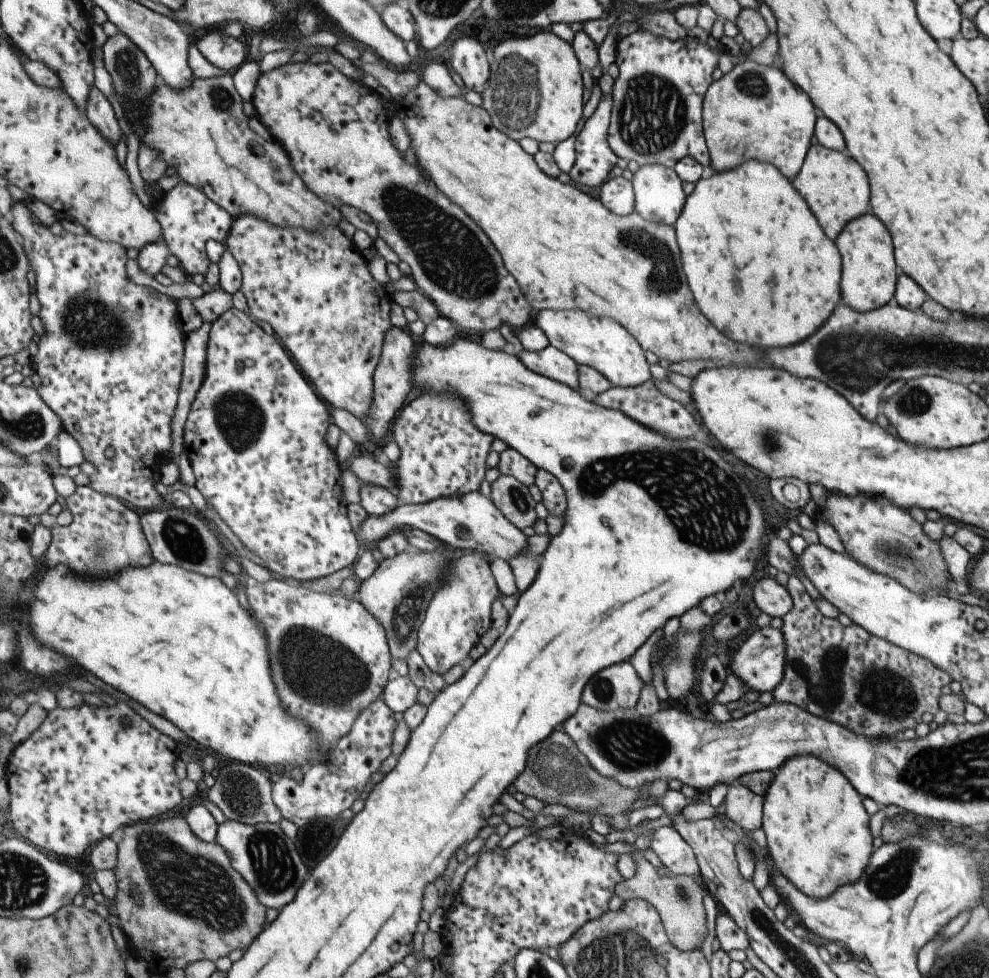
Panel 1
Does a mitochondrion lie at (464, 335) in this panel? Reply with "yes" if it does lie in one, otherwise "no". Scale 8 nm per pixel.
no

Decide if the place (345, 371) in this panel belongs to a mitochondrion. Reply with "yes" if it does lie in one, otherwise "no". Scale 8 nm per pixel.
no

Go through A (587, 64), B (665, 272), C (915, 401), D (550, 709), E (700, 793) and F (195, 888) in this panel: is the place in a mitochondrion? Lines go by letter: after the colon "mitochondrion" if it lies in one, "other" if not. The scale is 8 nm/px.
A: other
B: mitochondrion
C: mitochondrion
D: other
E: other
F: mitochondrion

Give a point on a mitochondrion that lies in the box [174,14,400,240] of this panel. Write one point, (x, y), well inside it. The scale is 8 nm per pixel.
(221, 100)

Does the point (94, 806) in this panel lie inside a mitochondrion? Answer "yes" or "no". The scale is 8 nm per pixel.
yes

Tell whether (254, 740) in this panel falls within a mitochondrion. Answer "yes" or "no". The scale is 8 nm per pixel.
no

